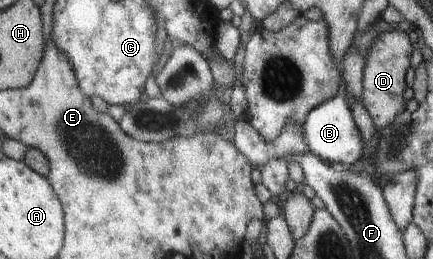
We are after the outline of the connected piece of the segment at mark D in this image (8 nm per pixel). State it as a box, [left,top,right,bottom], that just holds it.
[360,28,414,128]

